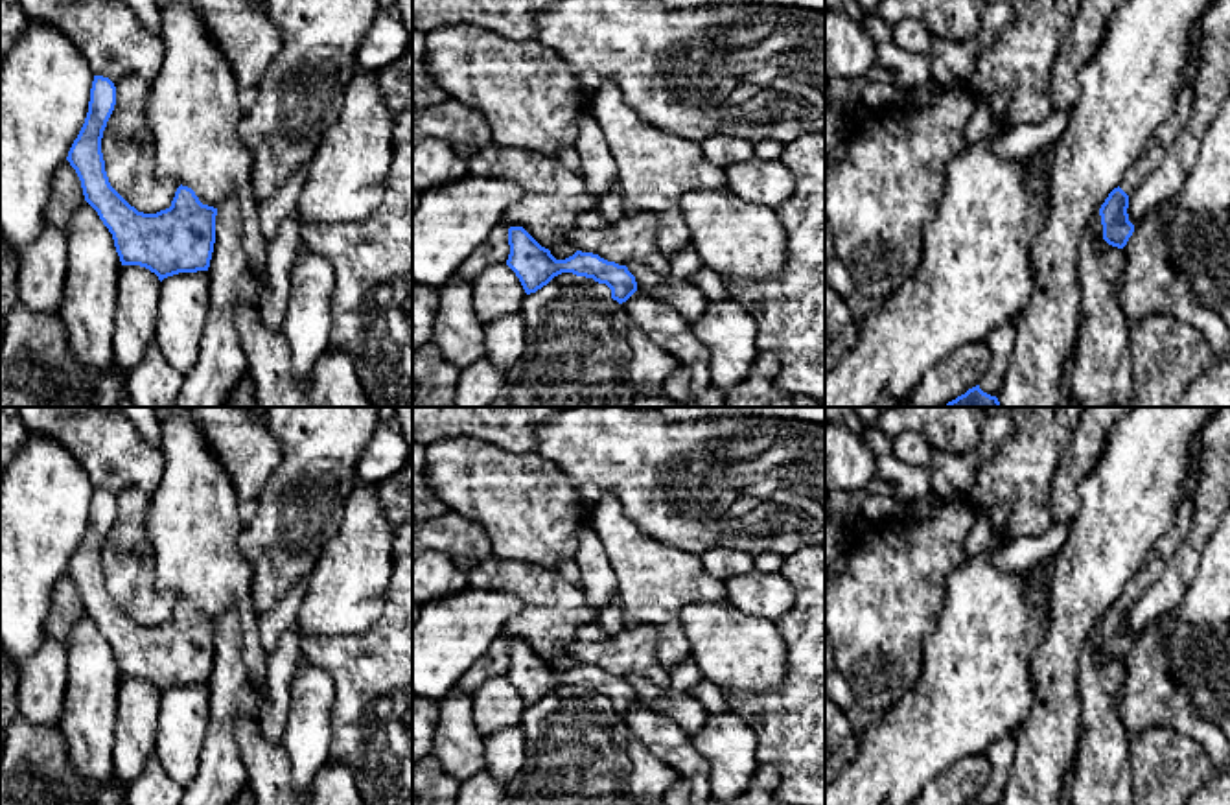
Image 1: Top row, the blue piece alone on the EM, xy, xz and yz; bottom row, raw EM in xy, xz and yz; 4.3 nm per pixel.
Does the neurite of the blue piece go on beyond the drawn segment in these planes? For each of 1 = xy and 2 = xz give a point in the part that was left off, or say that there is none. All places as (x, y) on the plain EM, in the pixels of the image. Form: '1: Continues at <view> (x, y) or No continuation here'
1: No continuation here
2: No continuation here

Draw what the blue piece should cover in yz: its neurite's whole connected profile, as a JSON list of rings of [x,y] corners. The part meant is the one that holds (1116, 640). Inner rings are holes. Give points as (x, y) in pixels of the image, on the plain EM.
[[[1197,475],[1189,477],[1191,496],[1184,497],[1173,518],[1173,525],[1151,547],[1142,569],[1127,582],[1118,601],[1114,601],[1099,621],[1103,652],[1118,661],[1123,661],[1134,645],[1129,634],[1129,610],[1140,597],[1156,582],[1164,567],[1171,562],[1177,545],[1189,531],[1195,512],[1193,494],[1197,490]]]

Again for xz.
[[[523,639],[508,641],[508,658],[506,678],[516,685],[527,707],[536,706],[562,685],[606,696],[611,702],[611,711],[619,717],[626,715],[637,704],[635,689],[626,678],[582,663],[565,672],[556,672]]]

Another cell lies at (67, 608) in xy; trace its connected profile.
[[[64,573],[55,588],[52,608],[46,617],[46,630],[52,637],[66,643],[74,624],[85,615],[81,593],[75,582]]]

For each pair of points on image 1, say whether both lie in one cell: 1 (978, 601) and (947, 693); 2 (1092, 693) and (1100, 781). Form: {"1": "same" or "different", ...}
{"1": "same", "2": "same"}

